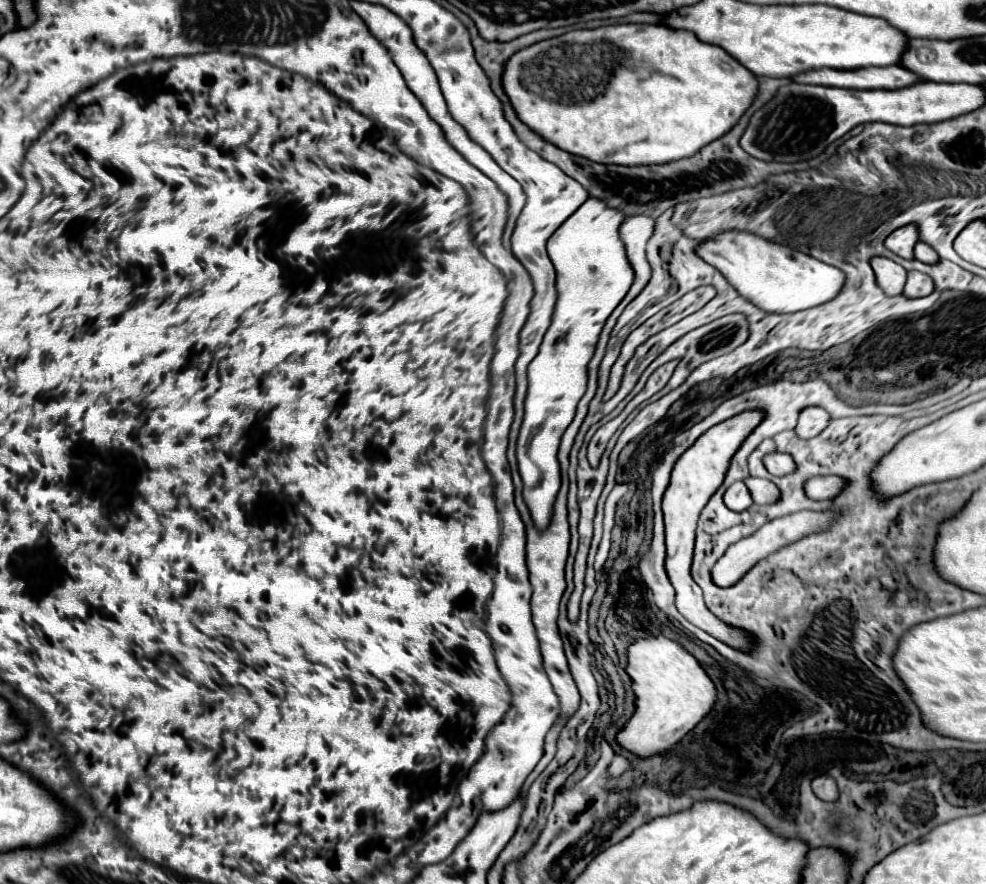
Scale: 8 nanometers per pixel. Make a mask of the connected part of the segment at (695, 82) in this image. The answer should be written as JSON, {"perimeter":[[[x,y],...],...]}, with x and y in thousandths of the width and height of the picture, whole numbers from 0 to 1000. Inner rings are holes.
{"perimeter":[[[627,27],[627,29],[609,29],[604,34],[580,34],[580,36],[574,36],[572,41],[550,45],[546,50],[540,50],[540,54],[531,54],[529,59],[523,59],[513,72],[511,100],[517,115],[521,118],[521,124],[525,127],[525,133],[531,140],[535,140],[542,149],[552,154],[556,161],[564,163],[566,167],[578,174],[596,179],[600,183],[609,183],[609,186],[659,188],[659,186],[675,186],[675,183],[704,176],[716,163],[740,149],[748,140],[748,136],[755,131],[755,127],[763,120],[769,106],[769,90],[761,79],[748,72],[746,66],[738,63],[734,54],[712,48],[704,36],[684,34],[671,27]]]}

